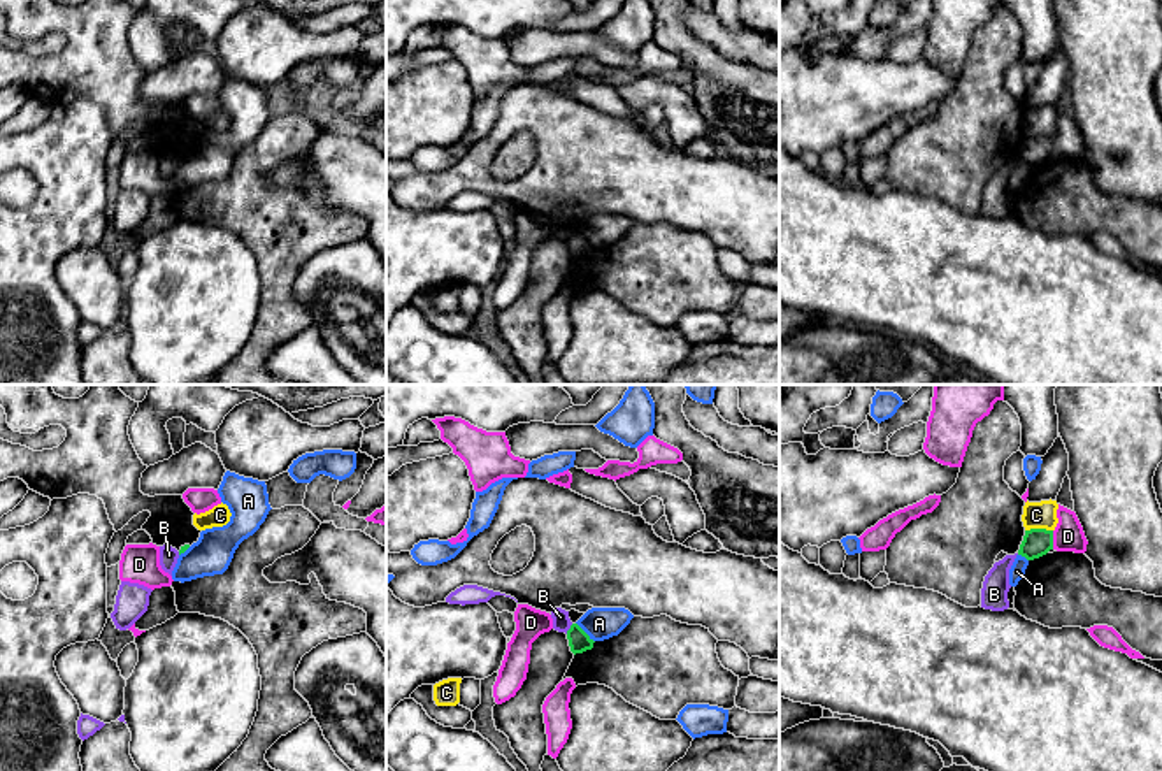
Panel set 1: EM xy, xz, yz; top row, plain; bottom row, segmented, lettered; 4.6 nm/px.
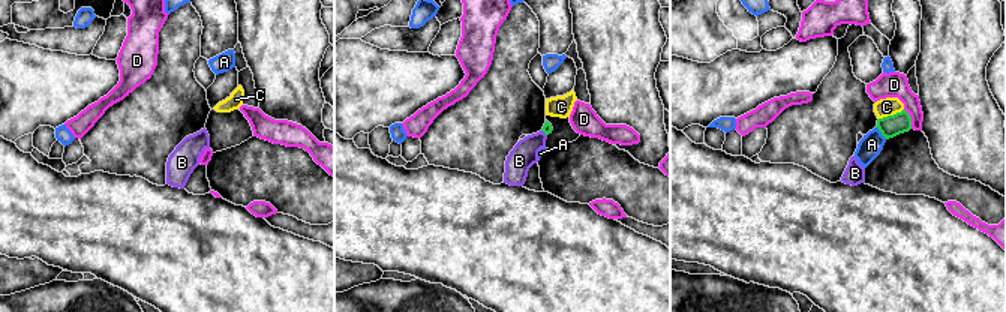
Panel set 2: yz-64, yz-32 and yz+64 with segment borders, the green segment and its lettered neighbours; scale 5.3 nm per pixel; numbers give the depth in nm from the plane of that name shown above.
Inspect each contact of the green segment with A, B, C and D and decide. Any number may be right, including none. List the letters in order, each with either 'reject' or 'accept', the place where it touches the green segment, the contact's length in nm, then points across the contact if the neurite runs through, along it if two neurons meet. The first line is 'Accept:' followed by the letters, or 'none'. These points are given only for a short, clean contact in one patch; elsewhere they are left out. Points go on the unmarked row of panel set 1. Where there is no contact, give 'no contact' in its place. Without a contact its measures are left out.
Accept: none
A: reject; contact xz (585, 239); length 130 nm
B: reject; contact xz (569, 236); length 60 nm; border xz (573, 230), (566, 239)
C: reject; contact yz (1038, 136); length 130 nm
D: reject; contact yz (1052, 146); length 90 nm

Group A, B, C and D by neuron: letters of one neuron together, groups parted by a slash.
A / B / C / D

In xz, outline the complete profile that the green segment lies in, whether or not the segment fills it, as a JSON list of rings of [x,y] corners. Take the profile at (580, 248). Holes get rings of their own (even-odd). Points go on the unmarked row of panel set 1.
[[[577,230],[570,232],[567,237],[567,246],[574,262],[592,256],[595,249]]]

